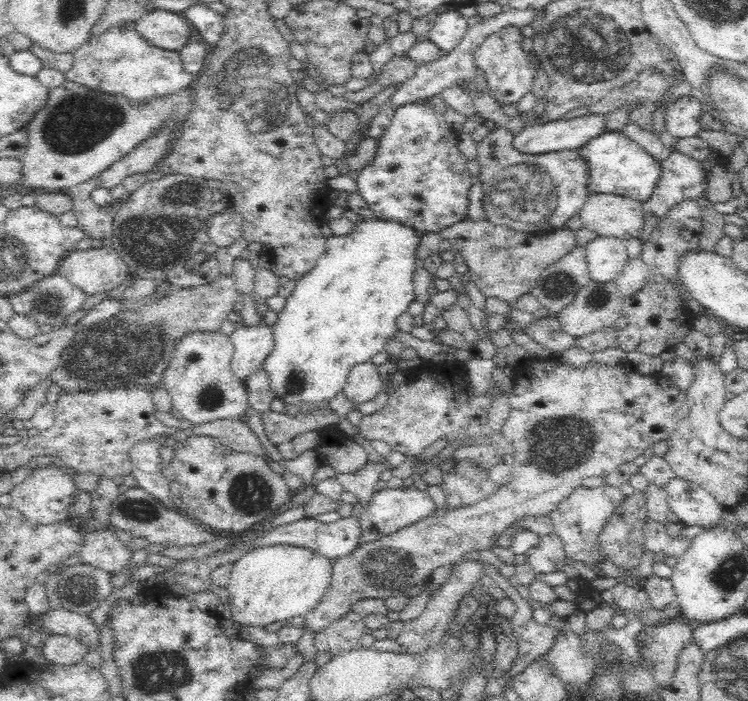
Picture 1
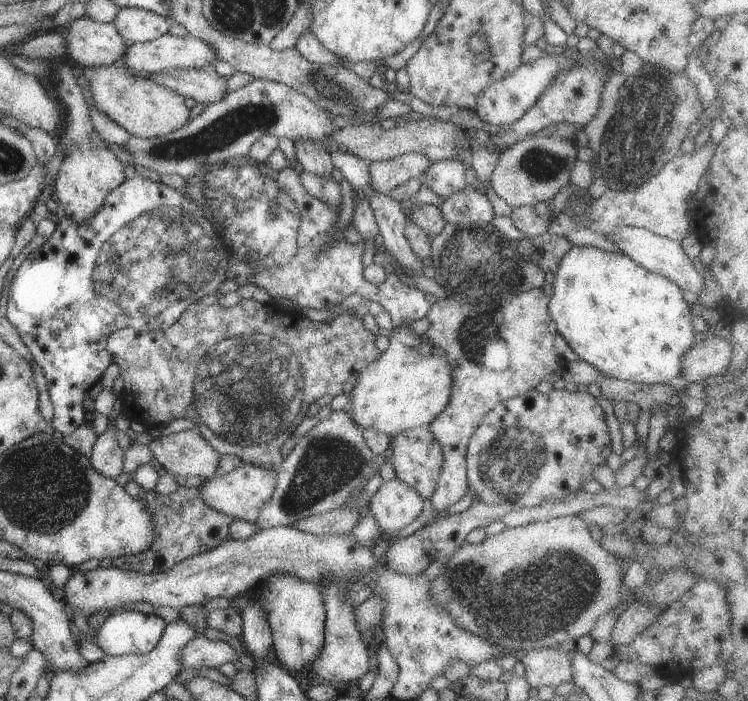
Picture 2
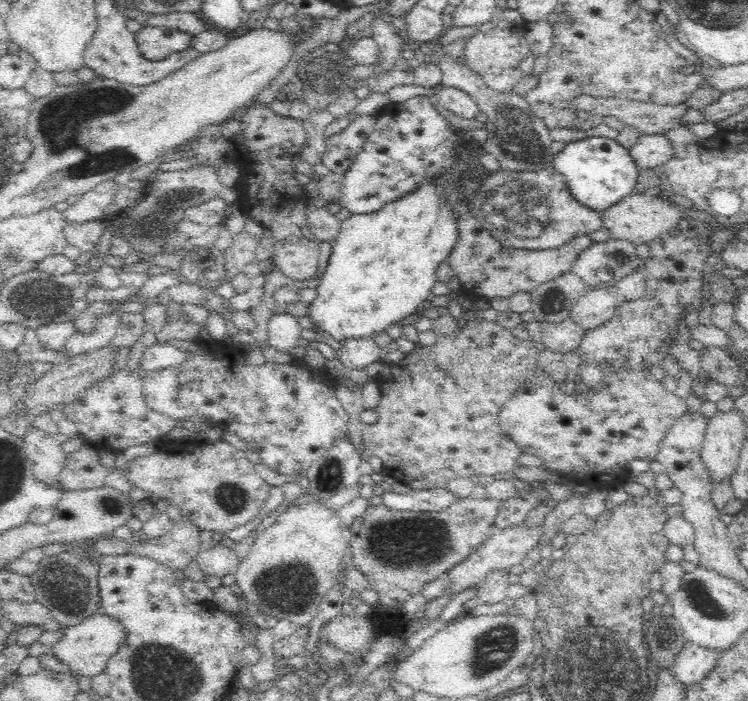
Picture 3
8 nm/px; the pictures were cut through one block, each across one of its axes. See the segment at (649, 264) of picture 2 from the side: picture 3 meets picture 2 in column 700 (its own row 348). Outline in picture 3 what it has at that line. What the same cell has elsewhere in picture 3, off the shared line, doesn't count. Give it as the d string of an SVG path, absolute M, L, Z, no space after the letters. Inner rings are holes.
M278 312L272 315L267 324L269 345L274 346L278 352L289 353L296 347L303 328L297 321L297 317L289 313Z

